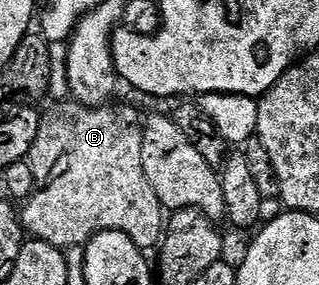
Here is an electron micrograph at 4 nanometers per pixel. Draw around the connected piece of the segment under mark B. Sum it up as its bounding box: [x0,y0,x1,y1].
[19,100,165,252]

